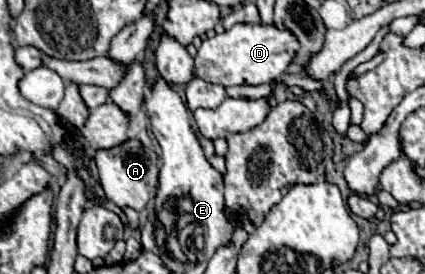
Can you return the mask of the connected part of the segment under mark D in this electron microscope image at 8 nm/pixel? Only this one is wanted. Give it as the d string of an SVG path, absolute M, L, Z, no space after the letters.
M233 25L229 31L223 31L203 41L203 45L197 49L195 55L195 75L199 75L207 83L223 85L223 87L271 83L273 79L281 77L287 71L295 51L297 51L297 39L293 39L293 35L289 35L289 31L285 29L277 29L273 25Z

